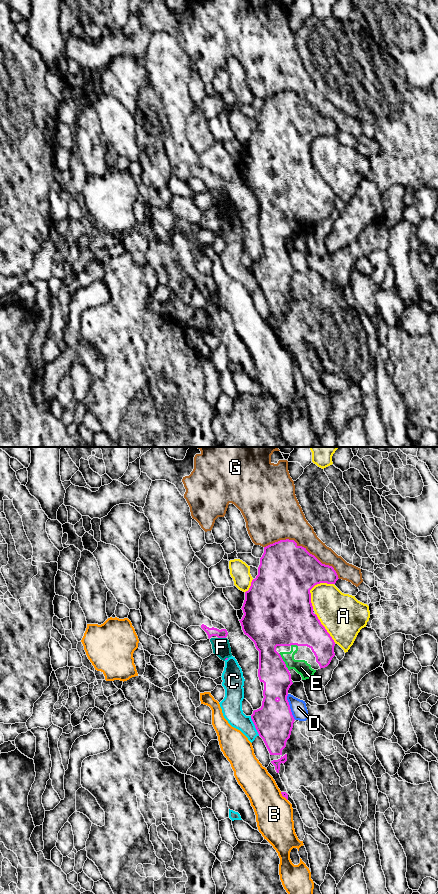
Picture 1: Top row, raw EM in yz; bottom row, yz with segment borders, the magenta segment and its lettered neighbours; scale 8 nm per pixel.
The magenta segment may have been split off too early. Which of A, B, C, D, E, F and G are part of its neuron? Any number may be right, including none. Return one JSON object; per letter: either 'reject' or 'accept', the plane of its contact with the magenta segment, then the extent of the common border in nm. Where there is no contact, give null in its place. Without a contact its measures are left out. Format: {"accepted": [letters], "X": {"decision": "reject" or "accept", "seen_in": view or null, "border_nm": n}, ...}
{"accepted": ["E"], "A": {"decision": "reject", "seen_in": "yz", "border_nm": 260}, "B": {"decision": "reject", "seen_in": "yz", "border_nm": 90}, "C": {"decision": "reject", "seen_in": "yz", "border_nm": 180}, "D": {"decision": "reject", "seen_in": "yz", "border_nm": 220}, "E": {"decision": "accept", "seen_in": "yz", "border_nm": 170}, "F": {"decision": "reject", "seen_in": "yz", "border_nm": 60}, "G": {"decision": "reject", "seen_in": "yz", "border_nm": 650}}

